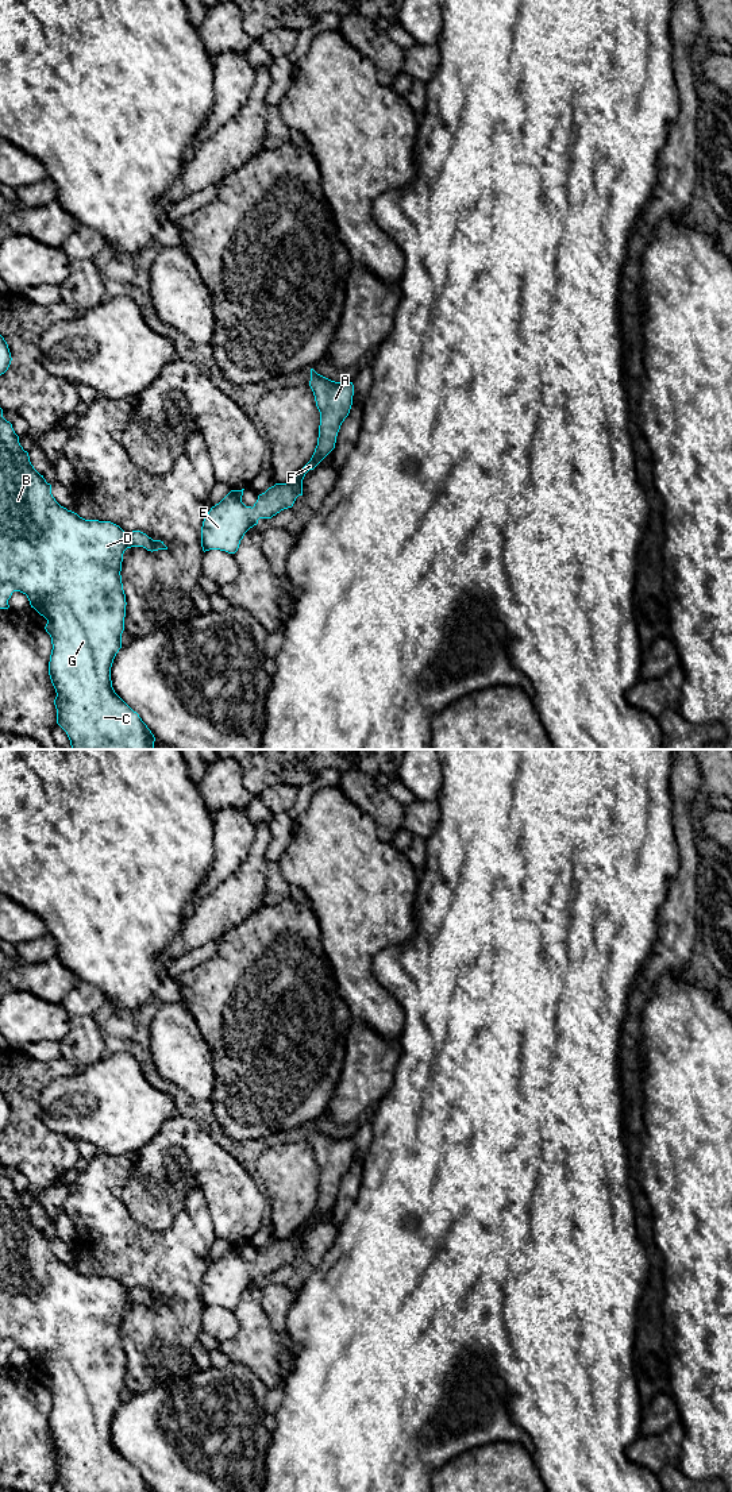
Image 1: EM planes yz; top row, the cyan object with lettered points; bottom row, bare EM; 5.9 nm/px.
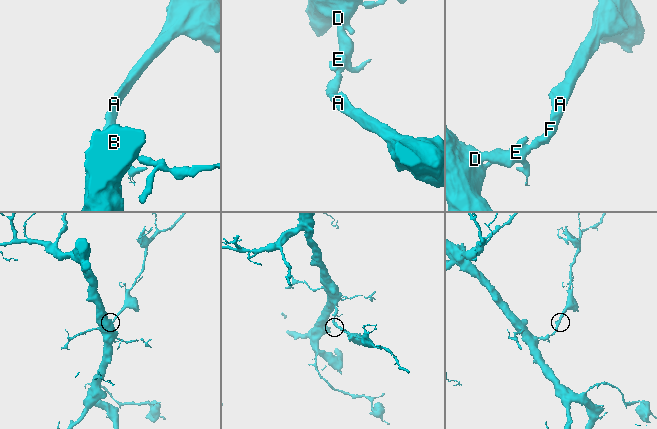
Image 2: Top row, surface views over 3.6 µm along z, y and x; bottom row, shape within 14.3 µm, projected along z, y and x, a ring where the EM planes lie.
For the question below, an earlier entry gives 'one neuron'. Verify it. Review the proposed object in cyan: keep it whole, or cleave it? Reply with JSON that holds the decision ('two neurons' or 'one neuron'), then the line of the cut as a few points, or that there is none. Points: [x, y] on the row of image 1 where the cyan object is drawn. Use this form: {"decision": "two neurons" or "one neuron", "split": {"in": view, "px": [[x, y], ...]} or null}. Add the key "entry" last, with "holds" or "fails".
{"decision": "one neuron", "split": null, "entry": "holds"}

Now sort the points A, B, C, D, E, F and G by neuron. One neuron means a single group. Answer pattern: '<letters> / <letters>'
A B C D E F G

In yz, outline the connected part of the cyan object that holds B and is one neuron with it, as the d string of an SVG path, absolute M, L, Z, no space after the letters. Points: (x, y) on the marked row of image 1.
M0 408L0 609L8 609L12 593L20 591L27 595L31 608L47 620L45 629L53 644L49 675L57 693L57 724L66 732L73 749L154 749L154 735L115 693L111 681L111 667L122 648L127 605L122 562L124 551L131 547L151 552L167 550L163 541L153 540L140 531L124 532L111 521L85 520L61 506L51 494L51 485L31 464L28 452Z

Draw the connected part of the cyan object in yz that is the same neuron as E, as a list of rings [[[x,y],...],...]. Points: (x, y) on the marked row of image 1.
[[[311,369],[309,386],[313,392],[316,406],[320,412],[320,425],[317,446],[311,460],[286,483],[276,483],[269,487],[265,493],[258,496],[254,506],[246,506],[242,502],[243,490],[231,490],[219,504],[211,508],[205,516],[201,527],[201,547],[203,551],[220,550],[228,554],[235,554],[239,548],[240,540],[244,533],[258,524],[259,518],[271,518],[284,509],[292,508],[296,498],[303,496],[303,479],[309,470],[313,470],[334,448],[336,443],[336,436],[340,429],[342,423],[348,416],[354,385],[352,382],[335,382]]]

